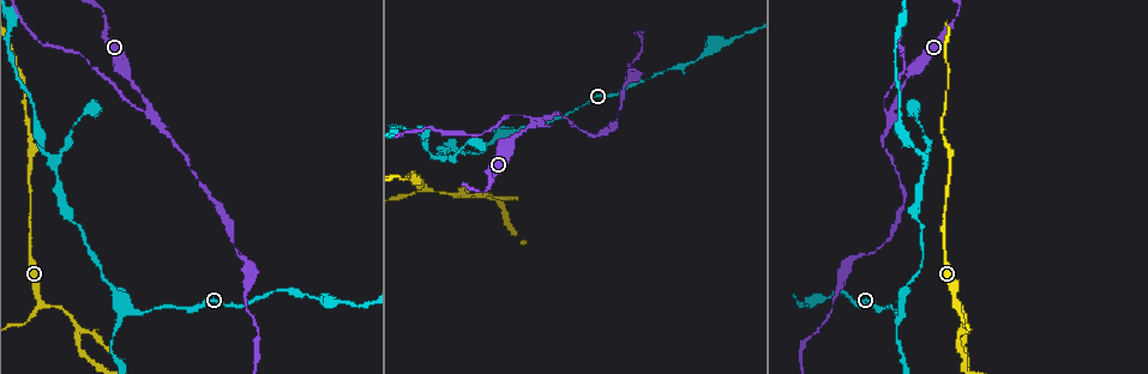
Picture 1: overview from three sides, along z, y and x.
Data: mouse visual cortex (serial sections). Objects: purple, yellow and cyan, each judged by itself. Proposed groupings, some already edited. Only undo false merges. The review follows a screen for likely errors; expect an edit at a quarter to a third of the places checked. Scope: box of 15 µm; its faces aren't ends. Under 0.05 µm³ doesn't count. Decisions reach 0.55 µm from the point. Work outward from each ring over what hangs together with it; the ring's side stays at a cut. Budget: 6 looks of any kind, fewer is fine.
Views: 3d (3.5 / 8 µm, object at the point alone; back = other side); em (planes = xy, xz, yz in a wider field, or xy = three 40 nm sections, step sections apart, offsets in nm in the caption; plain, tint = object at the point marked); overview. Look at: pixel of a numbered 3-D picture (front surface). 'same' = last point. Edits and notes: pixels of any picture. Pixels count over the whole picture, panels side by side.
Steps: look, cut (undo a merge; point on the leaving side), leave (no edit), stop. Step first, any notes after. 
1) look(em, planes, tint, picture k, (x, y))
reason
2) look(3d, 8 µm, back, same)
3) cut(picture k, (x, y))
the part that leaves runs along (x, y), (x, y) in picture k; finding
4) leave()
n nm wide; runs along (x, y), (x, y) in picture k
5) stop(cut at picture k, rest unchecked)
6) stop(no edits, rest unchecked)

look(em, xy, step 2, tint, picture 1, (460, 194))
three arms meet

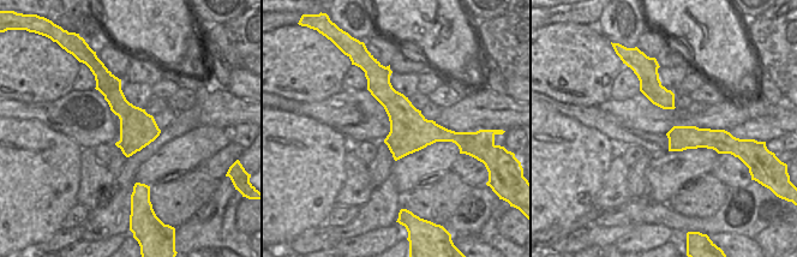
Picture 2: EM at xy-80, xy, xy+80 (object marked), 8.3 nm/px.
look(3d, 3.5 µm, same)

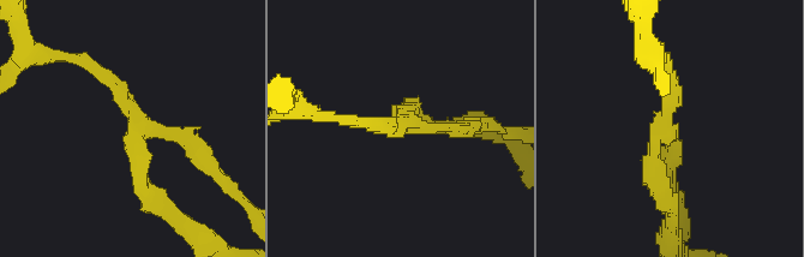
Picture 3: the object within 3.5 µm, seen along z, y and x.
cut(picture 3, (139, 180))
3 arms; arms of 200, 200, 300 nm; the part that leaves runs along (133, 137), (140, 185), (188, 233) in picture 3; a second cell is stuck on

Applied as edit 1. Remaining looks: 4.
look(3d, 3.5 µm, picture 1, (518, 131))
thick turns thin

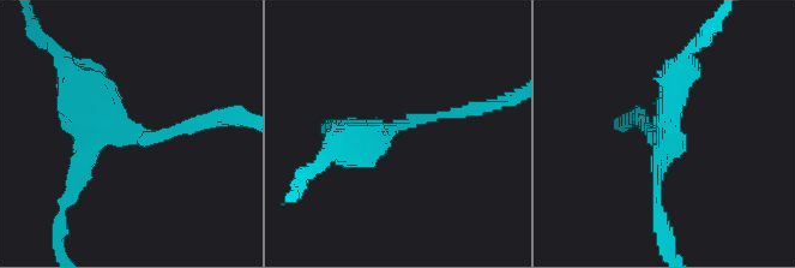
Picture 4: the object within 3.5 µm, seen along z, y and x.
look(em, planes, tint, picture 4, (391, 129))
need the tissue

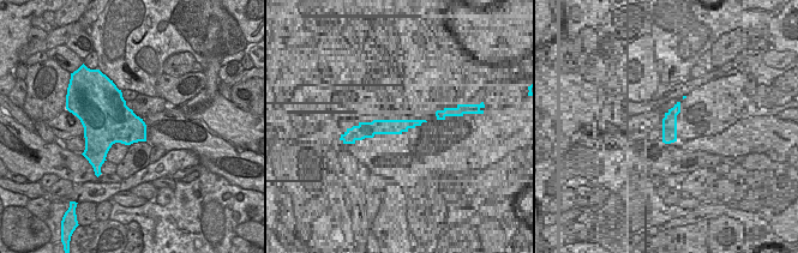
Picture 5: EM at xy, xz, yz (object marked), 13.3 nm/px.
leave()
runs along (198, 119), (127, 138), (68, 76) in picture 4; continuous, no second cell

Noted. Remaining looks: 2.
look(em, xy, step 2, tint, picture 1, (535, 121))
sharp bend

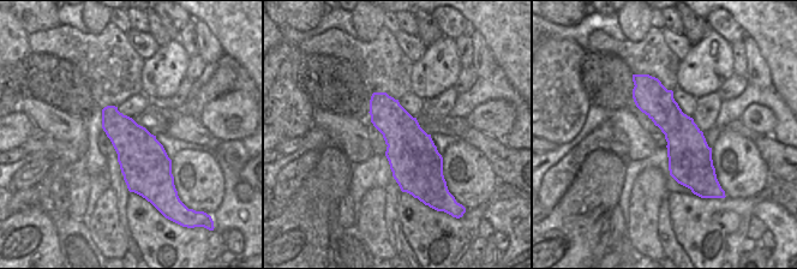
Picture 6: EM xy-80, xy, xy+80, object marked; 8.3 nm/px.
look(3d, 3.5 µm, same)

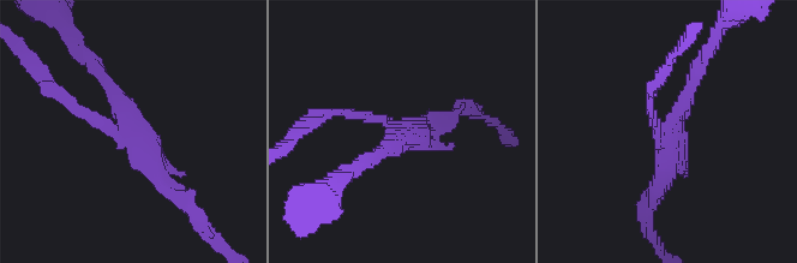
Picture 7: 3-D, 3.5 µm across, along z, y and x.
cut(picture 7, (82, 112))
arms of 150, 200, 350 nm; two cells meet here

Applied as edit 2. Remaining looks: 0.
stop(cut at picture 3, cut at picture 7, rest unchecked)

